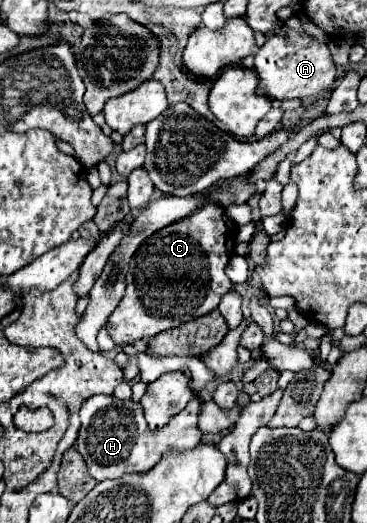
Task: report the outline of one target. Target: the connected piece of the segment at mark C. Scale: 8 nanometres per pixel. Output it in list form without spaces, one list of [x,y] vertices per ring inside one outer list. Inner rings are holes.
[[[207,203],[185,219],[179,219],[145,239],[137,253],[131,257],[125,295],[107,321],[107,331],[113,341],[117,345],[125,345],[143,337],[149,339],[155,337],[159,331],[179,327],[191,319],[213,311],[219,305],[219,299],[233,287],[233,283],[225,275],[225,267],[235,249],[235,231],[237,225],[225,215],[225,209],[217,207],[215,203]]]

